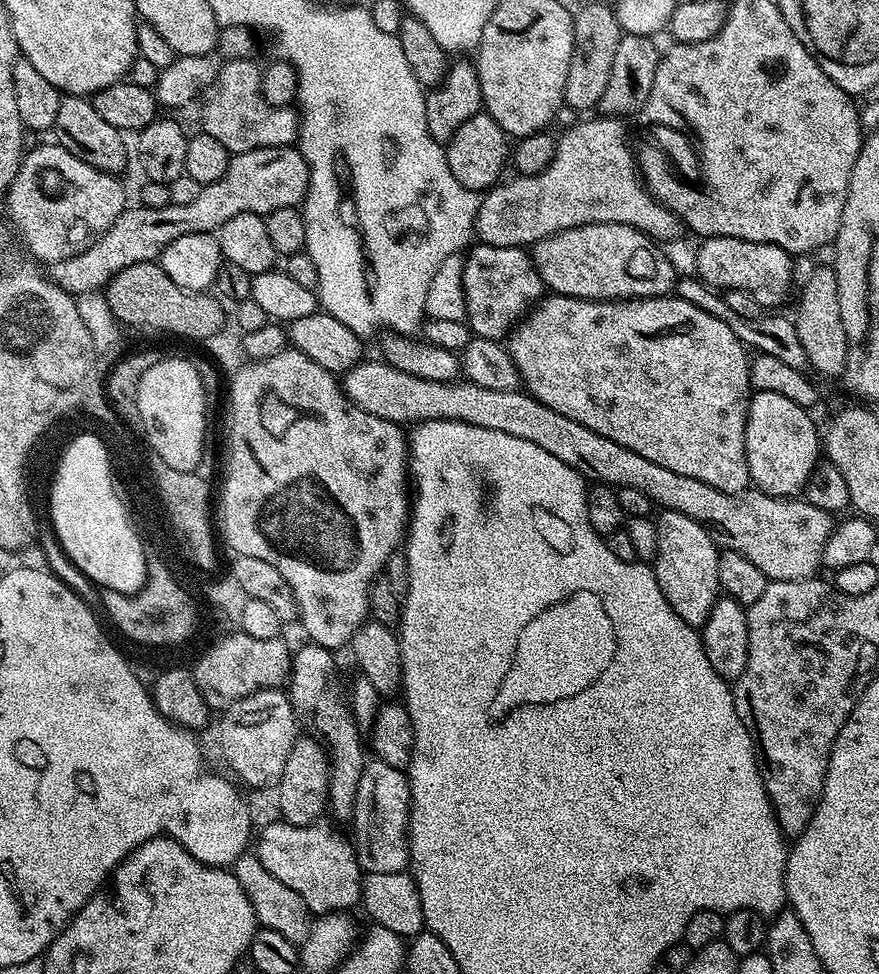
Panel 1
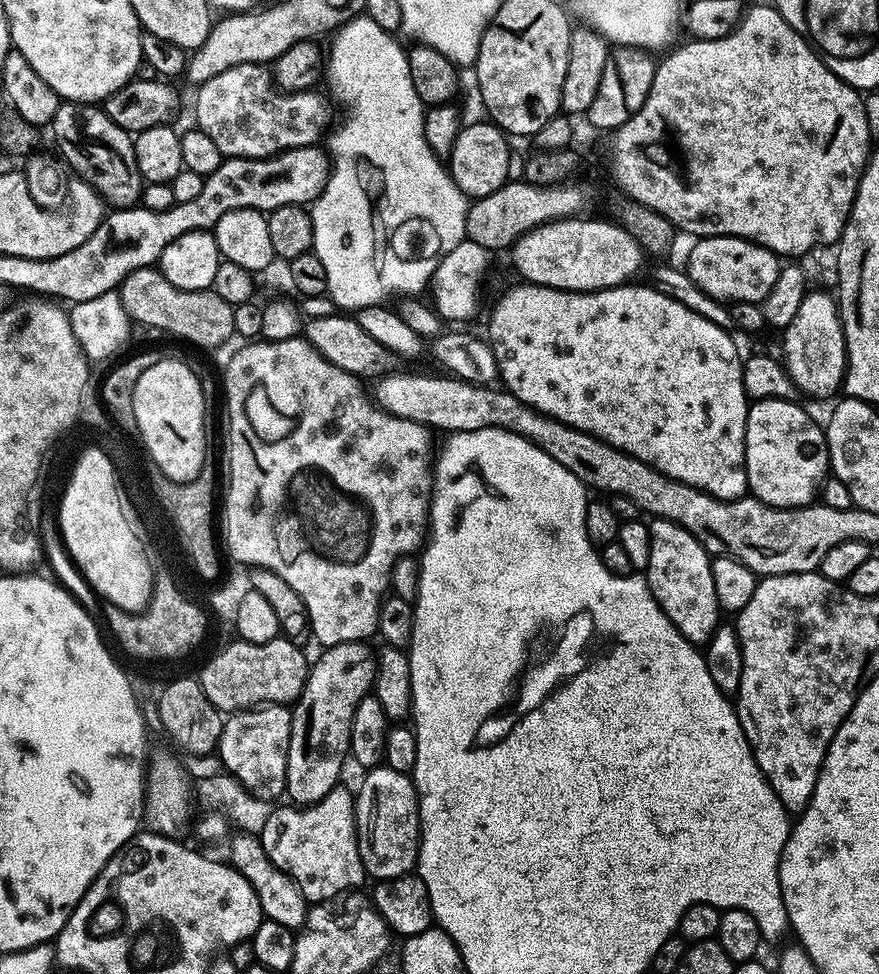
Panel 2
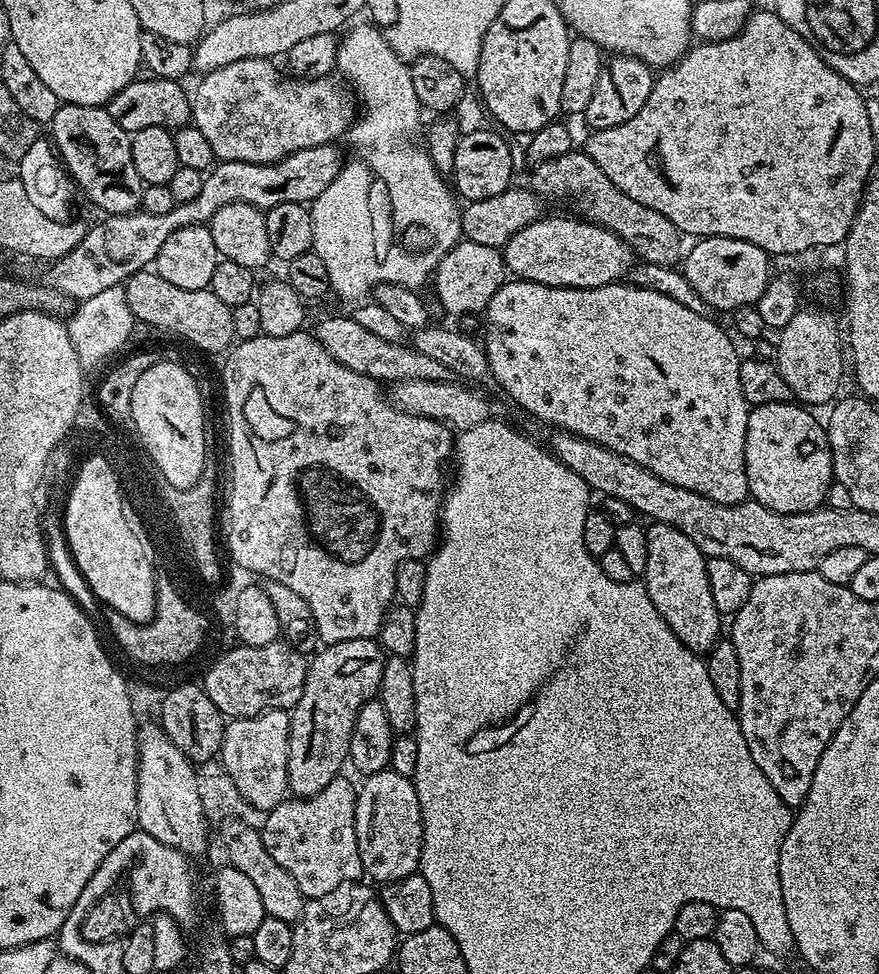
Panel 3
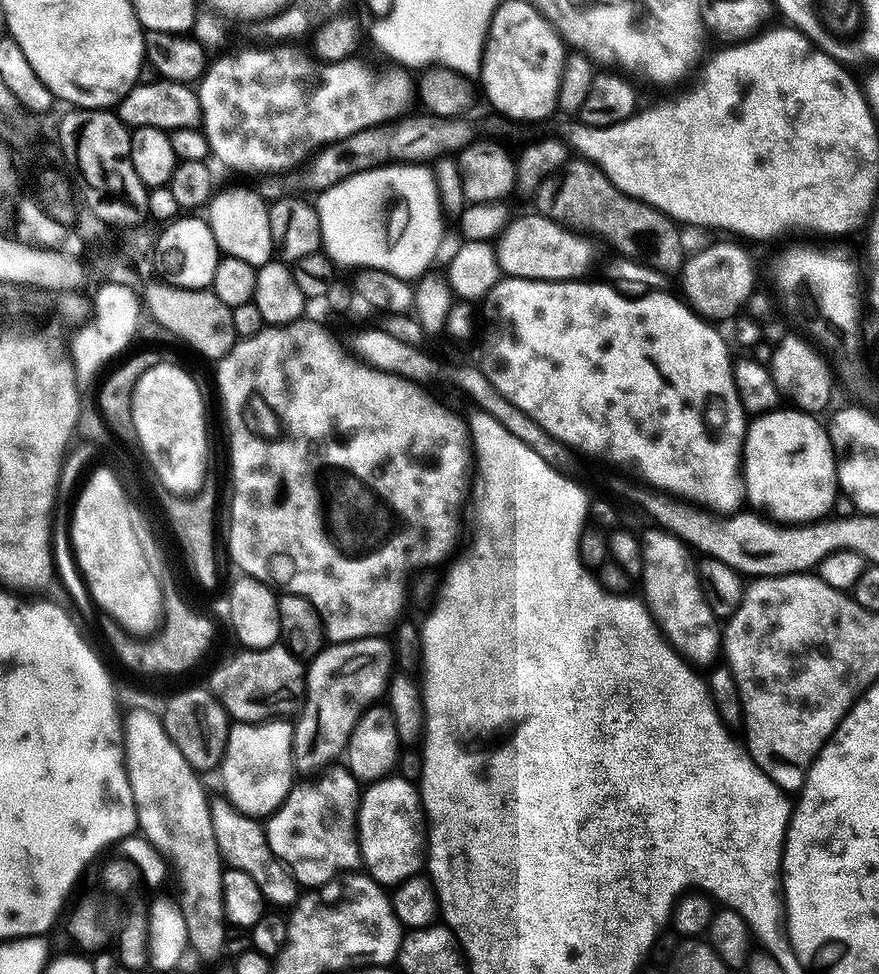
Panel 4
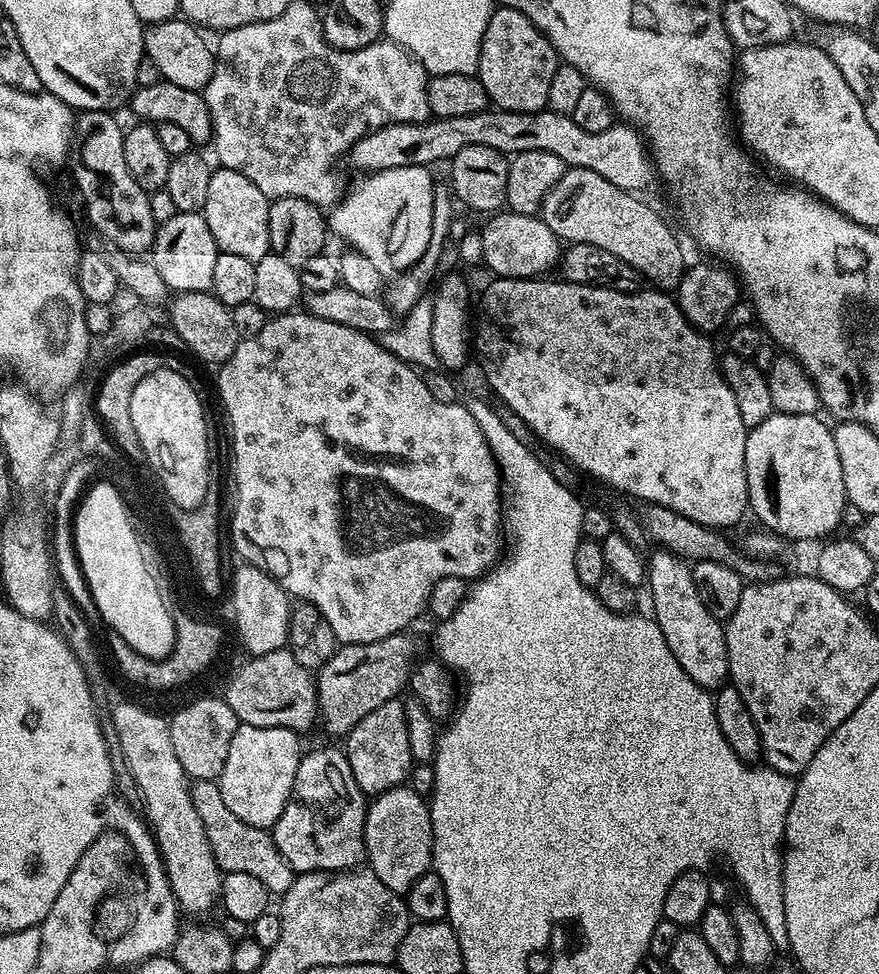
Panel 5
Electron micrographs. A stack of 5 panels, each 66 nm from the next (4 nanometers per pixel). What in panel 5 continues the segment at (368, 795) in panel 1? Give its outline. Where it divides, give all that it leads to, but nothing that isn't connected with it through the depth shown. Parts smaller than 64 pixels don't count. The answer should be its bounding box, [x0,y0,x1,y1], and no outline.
[364,785,433,894]

